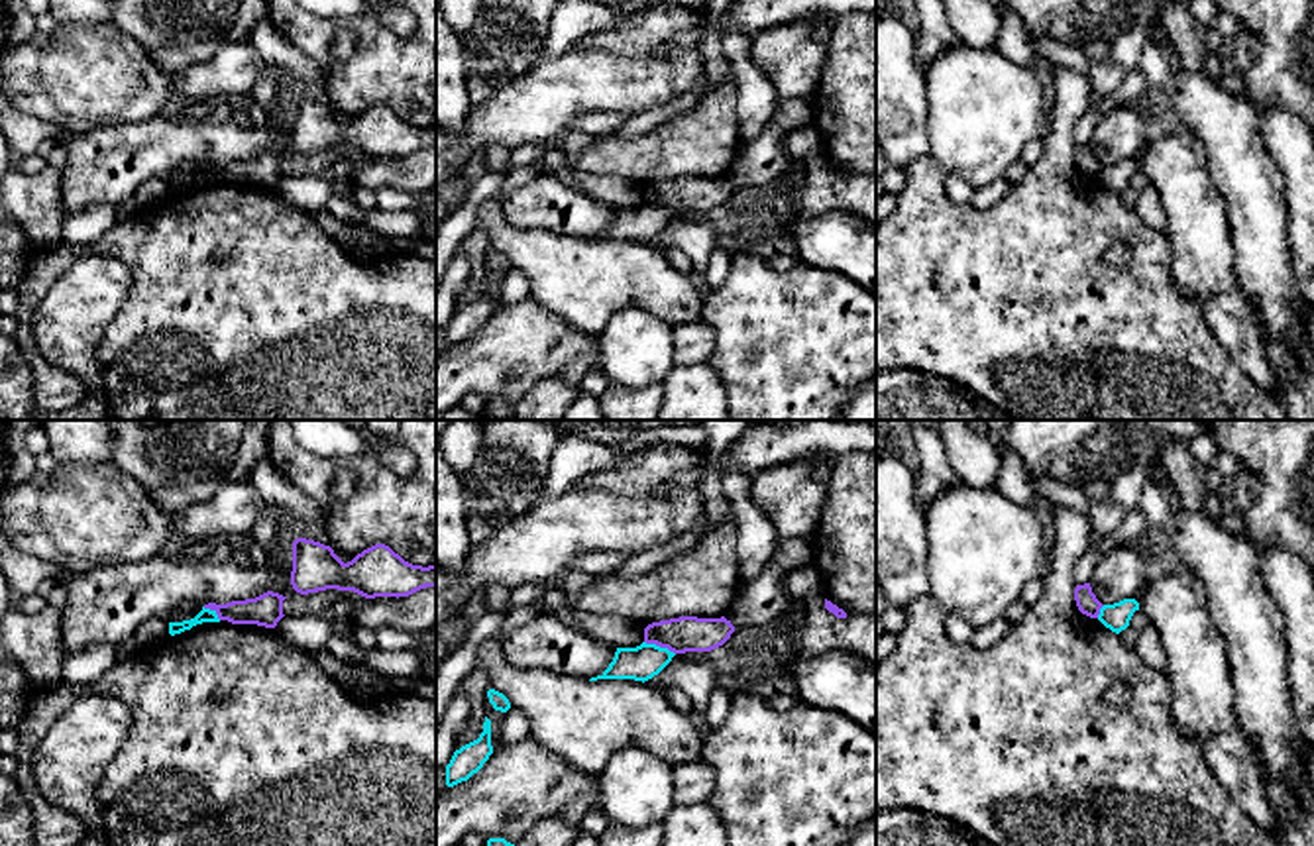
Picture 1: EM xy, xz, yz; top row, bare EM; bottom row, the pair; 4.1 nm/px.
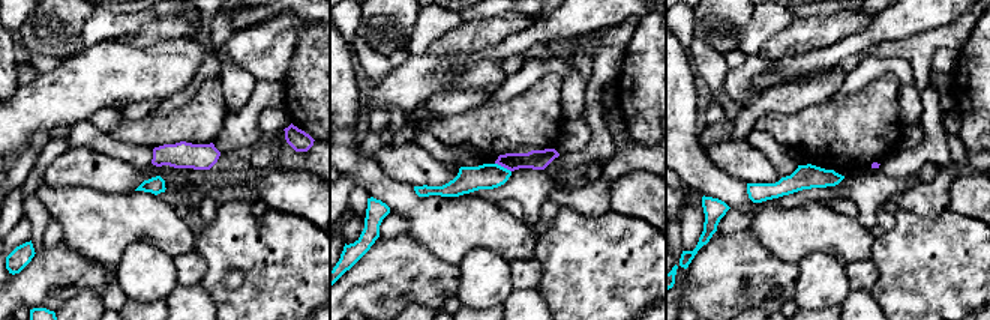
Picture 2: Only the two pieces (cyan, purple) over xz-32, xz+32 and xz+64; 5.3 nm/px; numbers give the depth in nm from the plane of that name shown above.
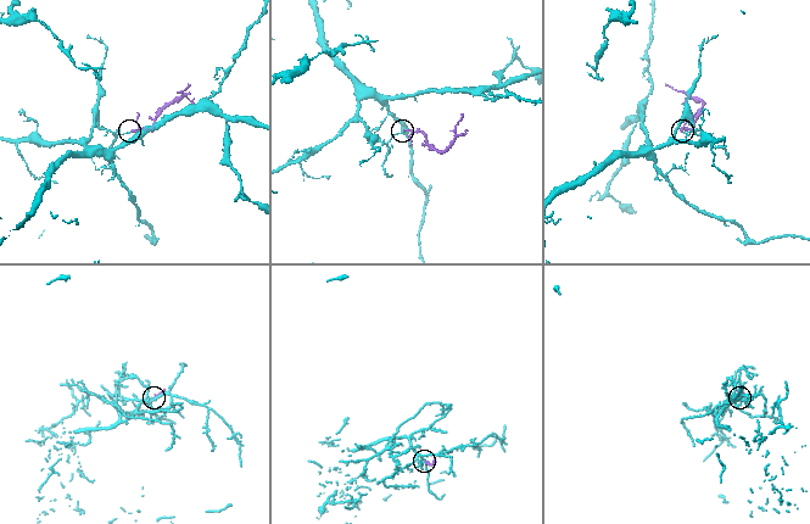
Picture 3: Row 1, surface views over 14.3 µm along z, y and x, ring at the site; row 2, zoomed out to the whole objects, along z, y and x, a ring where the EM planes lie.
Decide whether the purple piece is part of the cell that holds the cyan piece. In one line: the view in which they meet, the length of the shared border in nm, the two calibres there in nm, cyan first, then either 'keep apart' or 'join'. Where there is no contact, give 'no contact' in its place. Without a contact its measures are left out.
xz | 140 nm | 140/150 nm | keep apart

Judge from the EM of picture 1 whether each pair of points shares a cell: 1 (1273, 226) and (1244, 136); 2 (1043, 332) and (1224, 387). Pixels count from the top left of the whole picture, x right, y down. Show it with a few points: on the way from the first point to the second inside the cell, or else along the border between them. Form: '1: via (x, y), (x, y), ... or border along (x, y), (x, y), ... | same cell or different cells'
1: via (1256, 205), (1254, 187), (1244, 171), (1244, 158) | same cell
2: via (1089, 346), (1098, 346), (1140, 387), (1179, 387) | same cell

